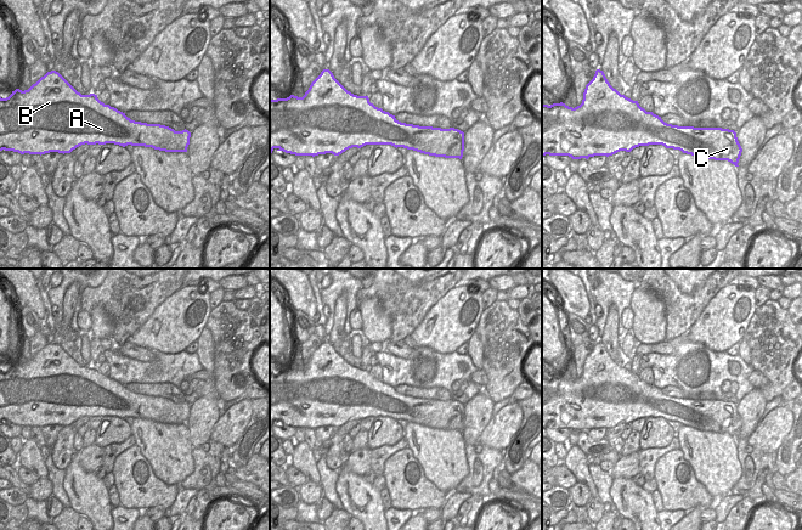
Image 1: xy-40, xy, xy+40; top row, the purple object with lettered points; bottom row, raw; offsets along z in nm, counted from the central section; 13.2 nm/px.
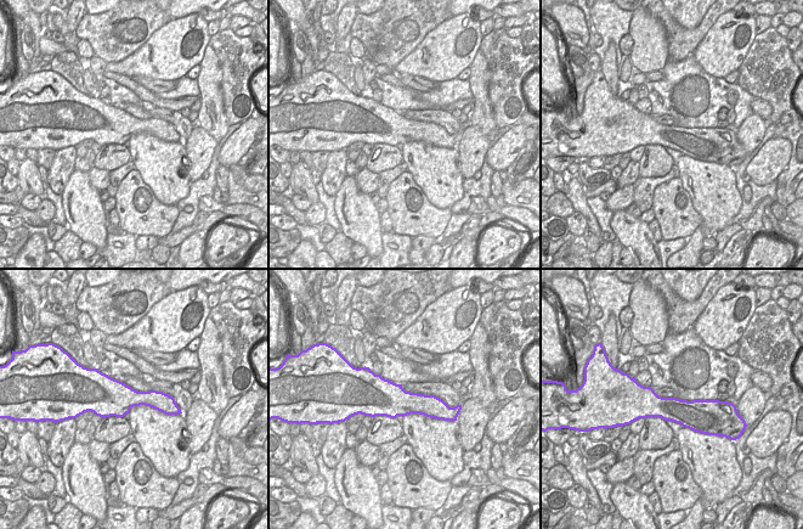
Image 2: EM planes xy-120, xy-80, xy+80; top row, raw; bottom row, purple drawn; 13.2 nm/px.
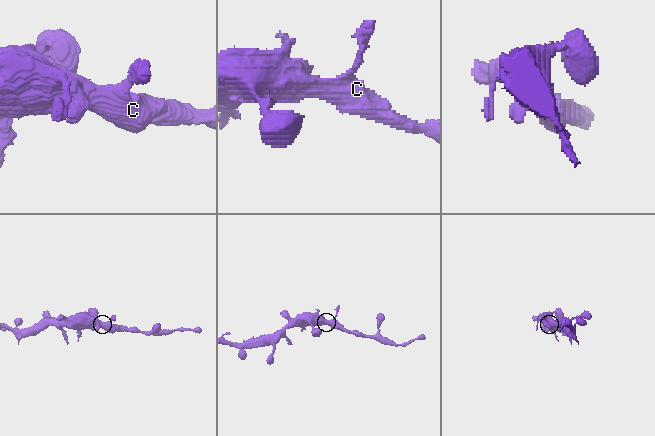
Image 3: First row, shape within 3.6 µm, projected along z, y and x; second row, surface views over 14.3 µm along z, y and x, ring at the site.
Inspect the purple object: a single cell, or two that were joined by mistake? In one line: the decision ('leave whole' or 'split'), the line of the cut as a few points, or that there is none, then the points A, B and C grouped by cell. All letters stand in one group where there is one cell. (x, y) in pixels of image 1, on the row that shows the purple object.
leave whole; no cut; A B C

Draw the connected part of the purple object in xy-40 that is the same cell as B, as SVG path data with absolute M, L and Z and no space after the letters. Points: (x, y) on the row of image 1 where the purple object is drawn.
M51 71L41 77L28 90L16 89L6 97L0 97L0 151L13 151L21 154L45 154L50 152L70 153L81 145L145 146L165 152L187 152L191 132L188 130L175 131L160 124L147 124L131 120L125 113L109 105L105 105L97 95L81 95L58 72Z

